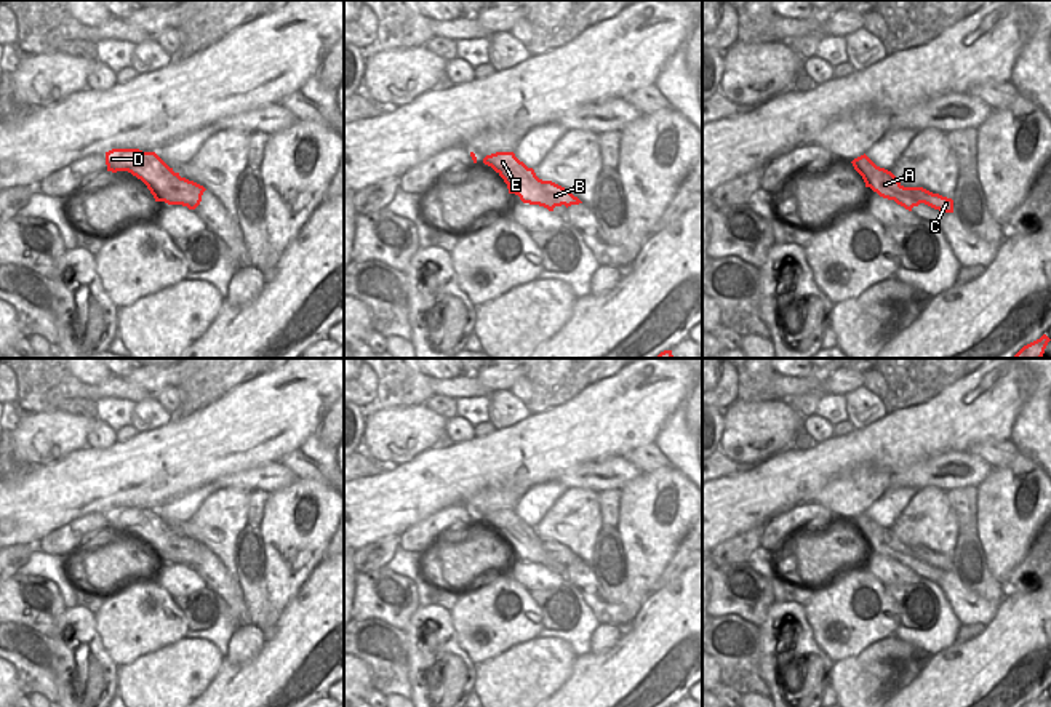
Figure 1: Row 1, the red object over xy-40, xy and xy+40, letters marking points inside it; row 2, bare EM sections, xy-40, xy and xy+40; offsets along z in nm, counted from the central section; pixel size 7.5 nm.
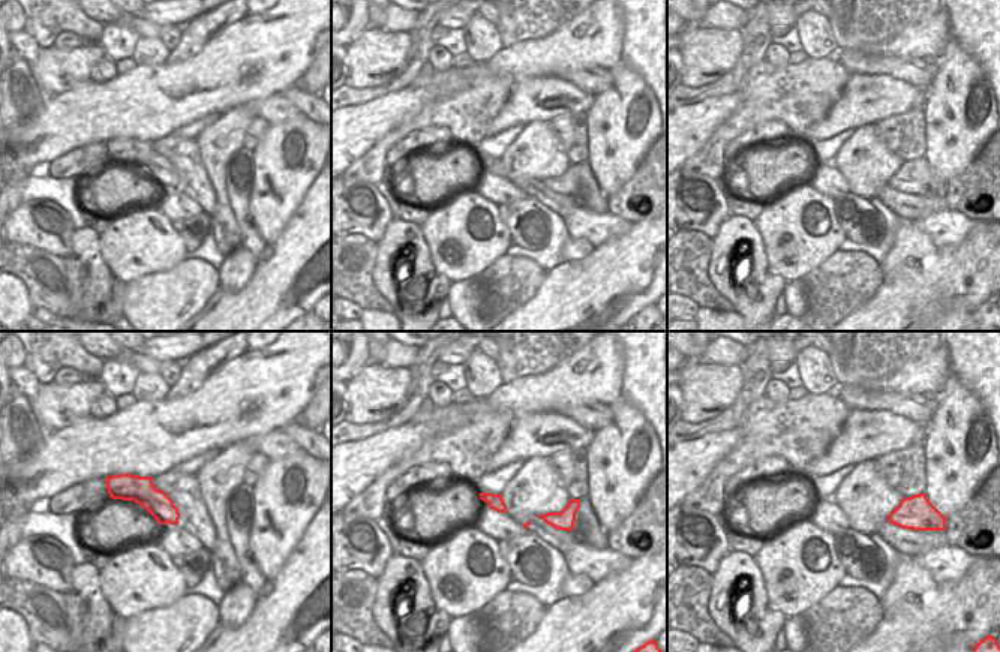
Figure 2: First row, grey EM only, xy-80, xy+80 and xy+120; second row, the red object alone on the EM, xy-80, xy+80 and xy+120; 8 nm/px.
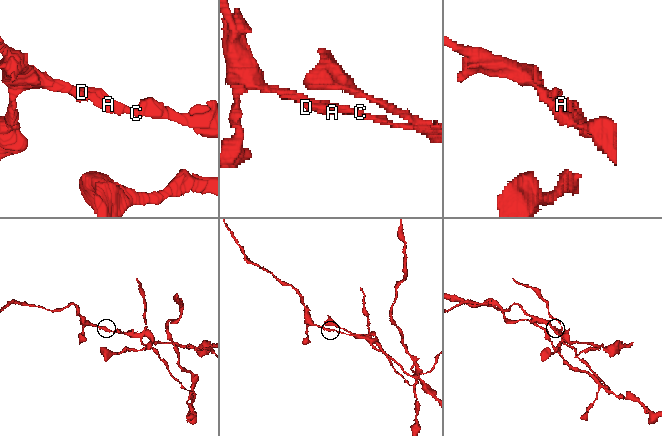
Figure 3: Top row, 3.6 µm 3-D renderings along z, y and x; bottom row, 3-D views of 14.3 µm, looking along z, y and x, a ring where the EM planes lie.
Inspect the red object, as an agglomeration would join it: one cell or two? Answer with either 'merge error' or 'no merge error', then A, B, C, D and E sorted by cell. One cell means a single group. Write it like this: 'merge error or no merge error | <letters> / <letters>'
merge error | A D E / B C

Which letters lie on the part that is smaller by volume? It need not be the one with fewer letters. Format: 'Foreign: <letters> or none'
Foreign: A, D, E

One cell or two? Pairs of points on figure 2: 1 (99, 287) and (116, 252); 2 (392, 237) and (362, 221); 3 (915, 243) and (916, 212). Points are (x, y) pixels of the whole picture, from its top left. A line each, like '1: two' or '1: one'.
1: two
2: two
3: two

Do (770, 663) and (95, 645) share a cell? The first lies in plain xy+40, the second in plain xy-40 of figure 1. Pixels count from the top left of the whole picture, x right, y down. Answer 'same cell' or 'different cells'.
same cell

